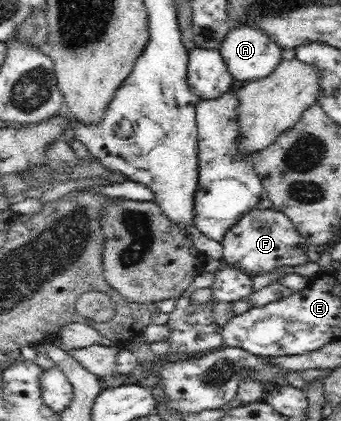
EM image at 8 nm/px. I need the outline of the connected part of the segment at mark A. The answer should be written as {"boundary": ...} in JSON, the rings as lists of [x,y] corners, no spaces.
{"boundary":[[[250,24],[233,25],[220,42],[219,52],[223,57],[227,70],[233,78],[243,82],[260,80],[261,77],[268,76],[276,66],[280,64],[283,48],[276,44],[274,37],[266,33],[262,28],[256,28]]]}

